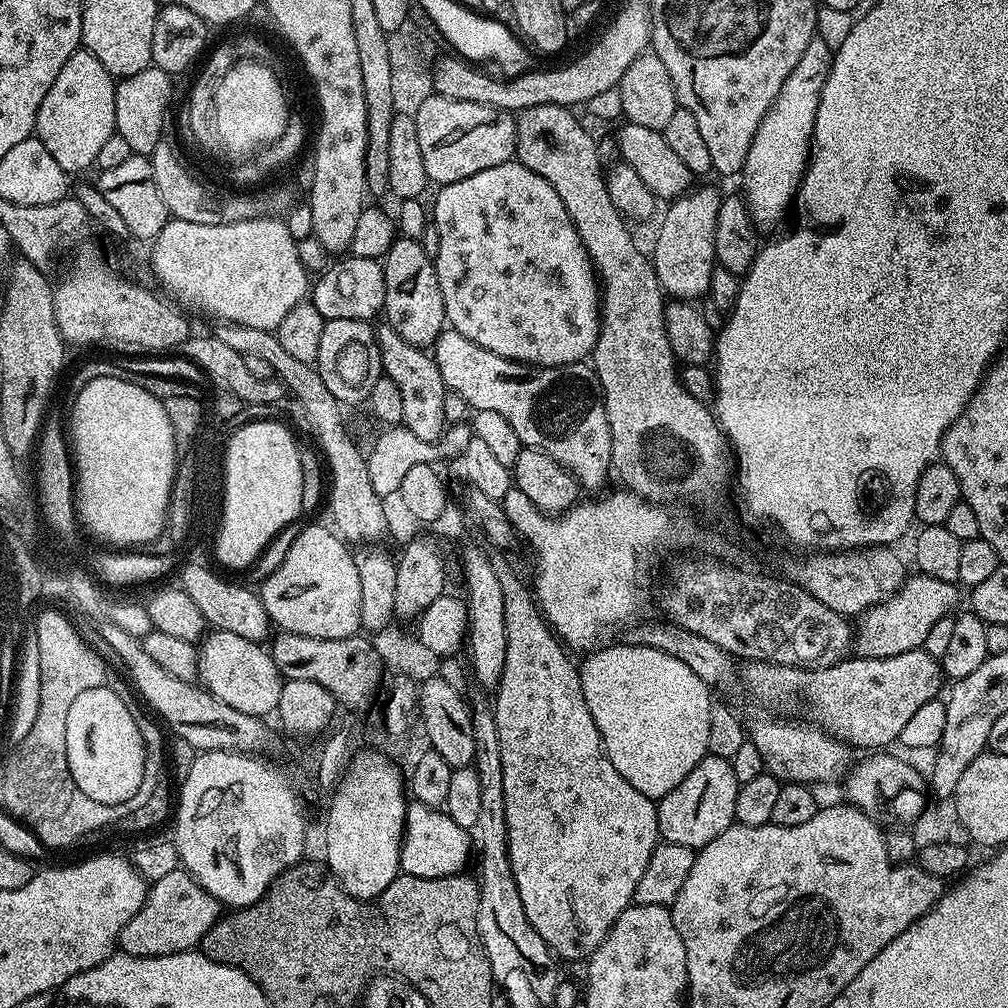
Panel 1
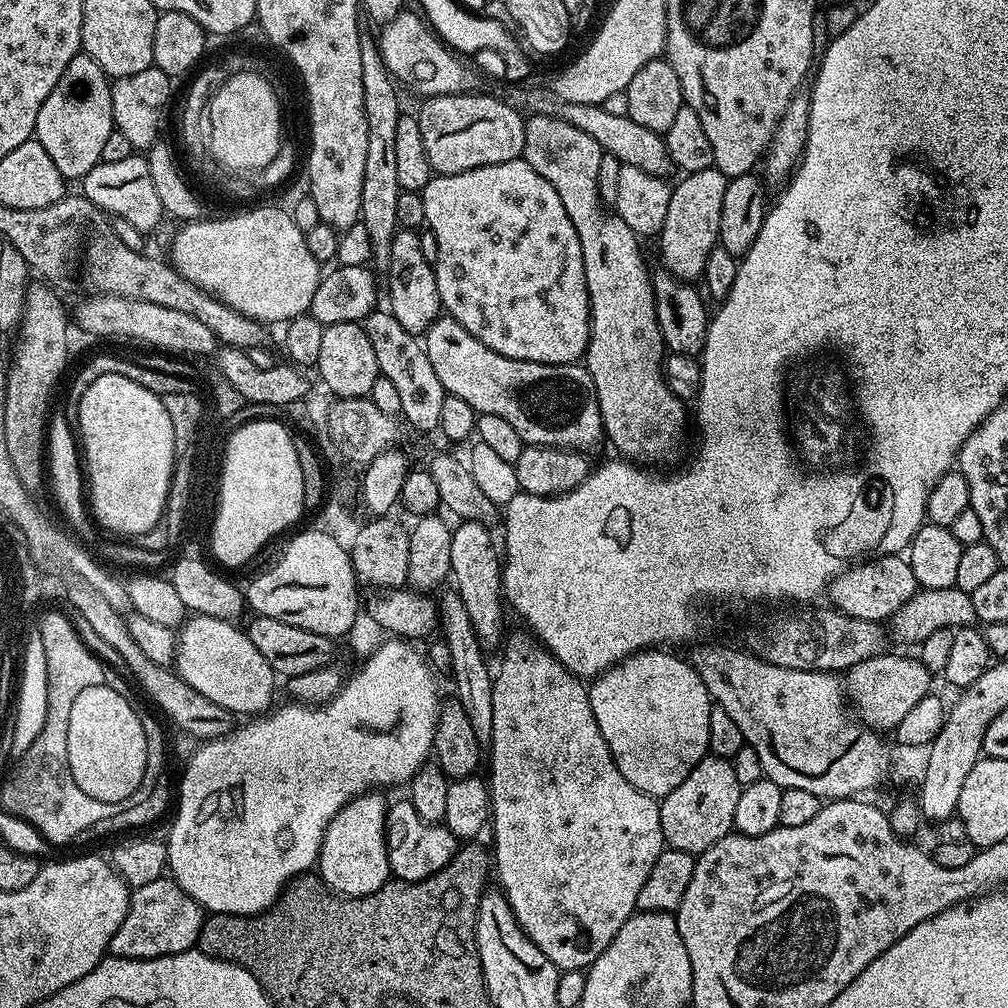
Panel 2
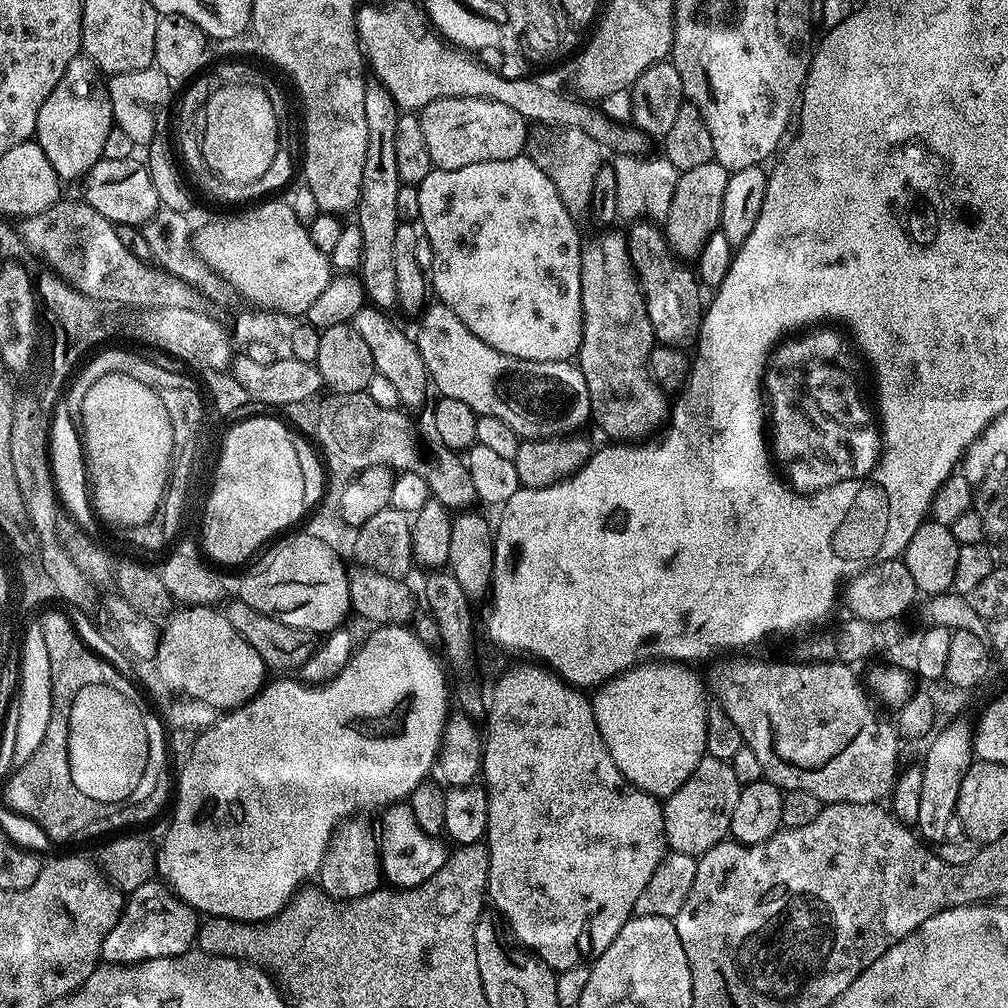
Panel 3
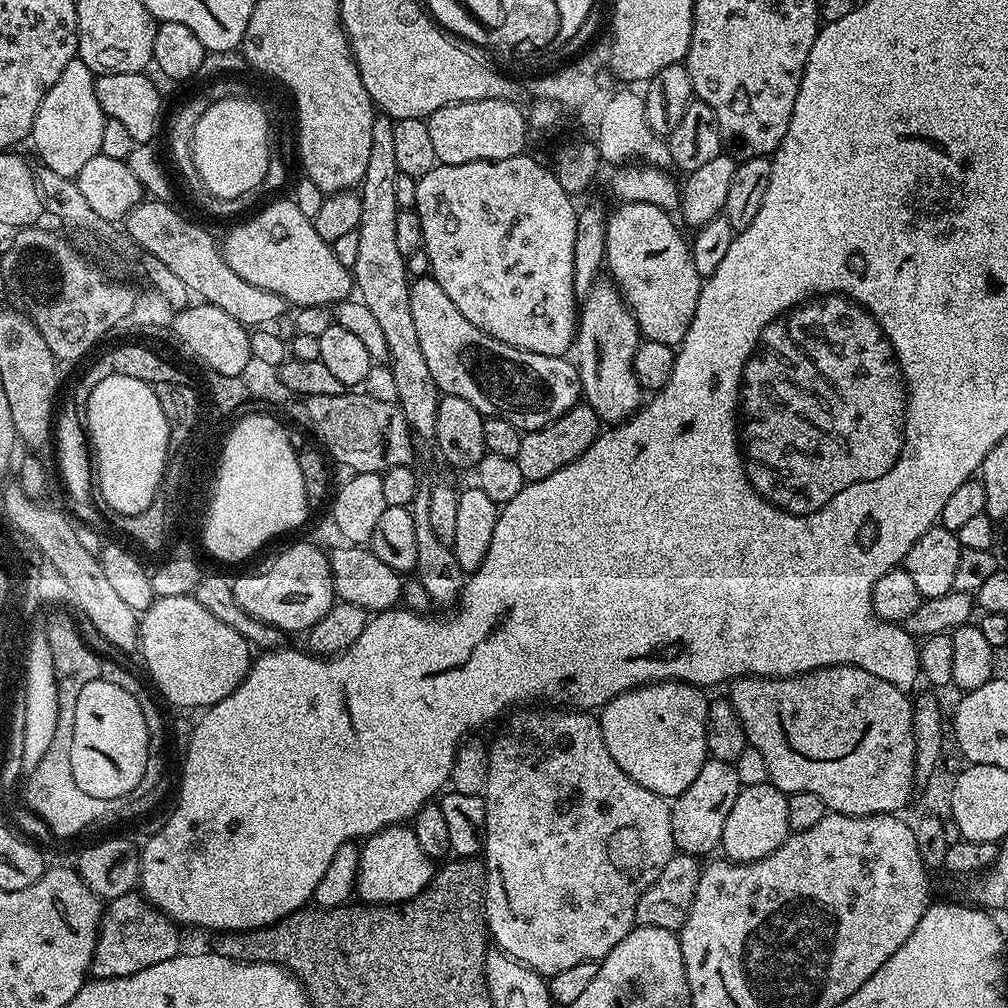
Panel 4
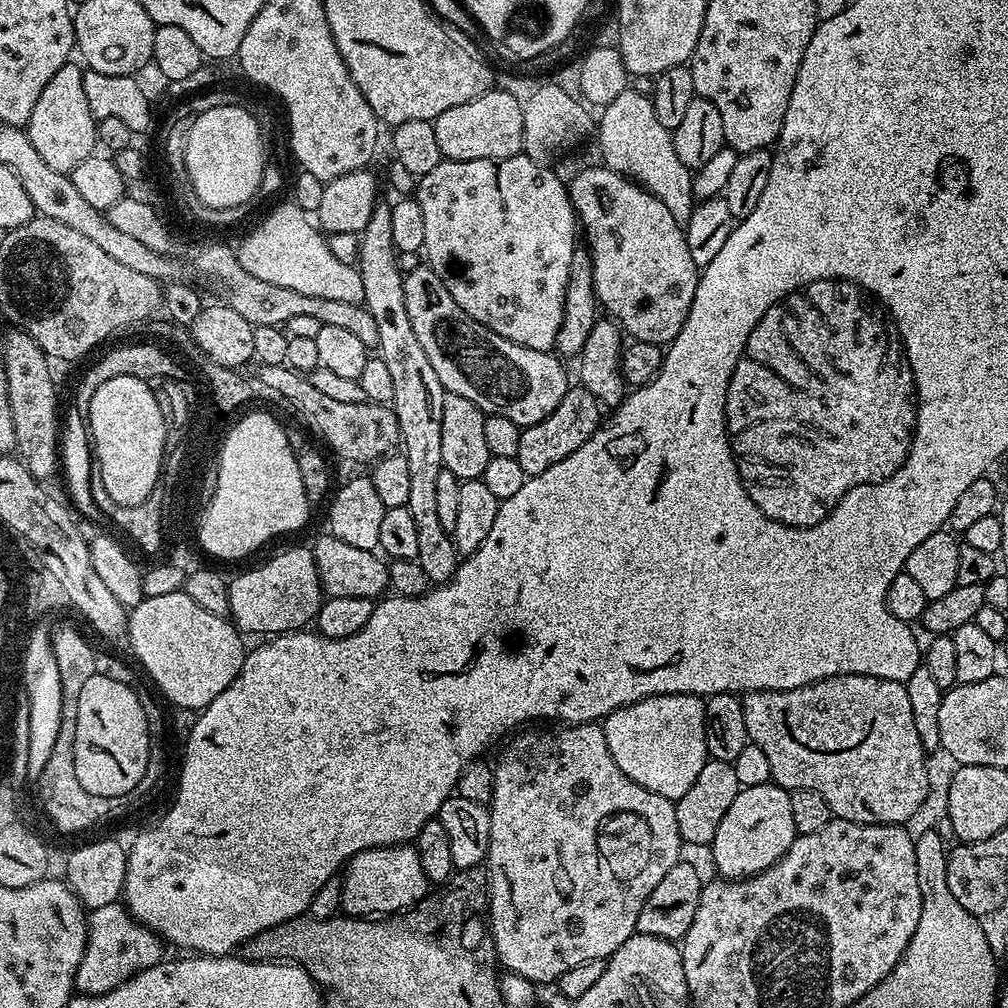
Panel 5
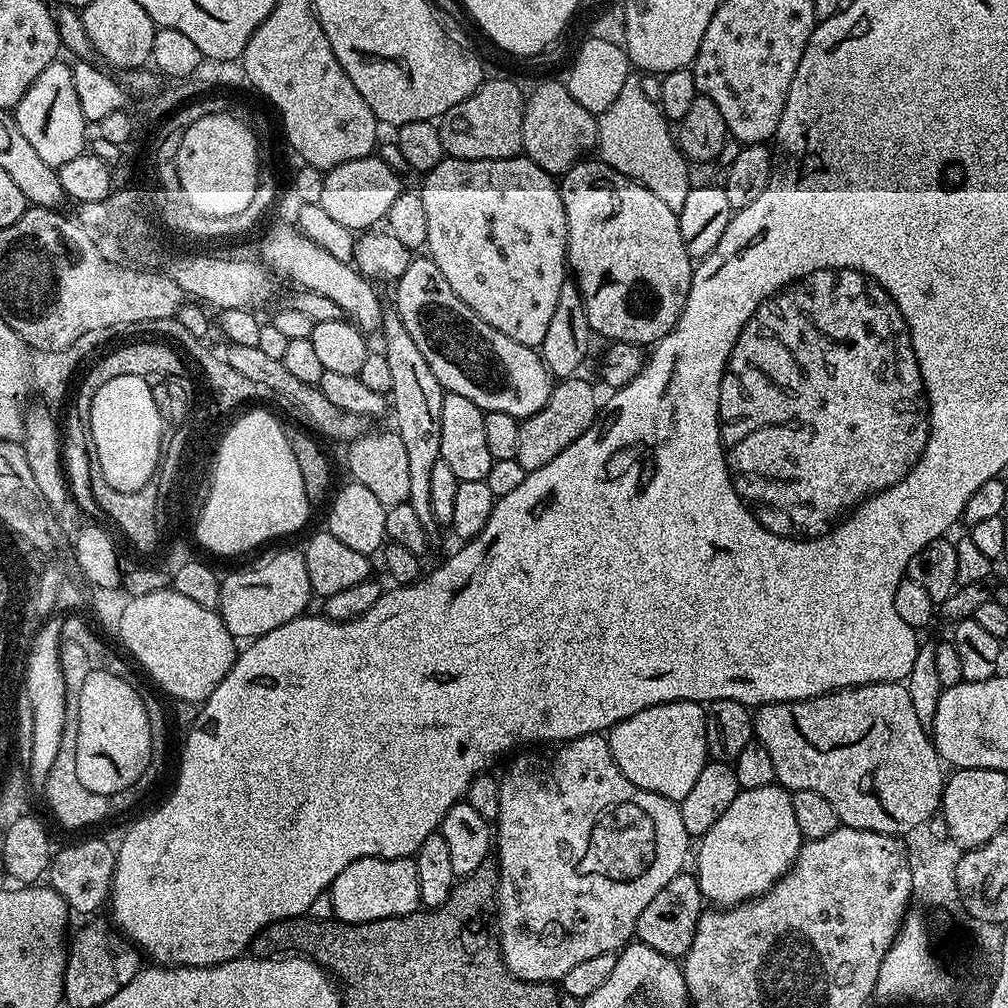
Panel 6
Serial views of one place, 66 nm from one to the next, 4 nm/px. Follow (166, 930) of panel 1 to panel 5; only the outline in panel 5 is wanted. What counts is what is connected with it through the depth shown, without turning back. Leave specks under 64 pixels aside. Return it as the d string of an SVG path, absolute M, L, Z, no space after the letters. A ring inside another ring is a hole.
M123 903L98 906L91 909L87 917L86 950L82 954L82 962L78 962L76 971L75 991L77 993L86 996L101 996L122 986L122 982L134 978L134 974L142 970L150 970L150 966L159 964L165 959L165 945L159 935L144 924L133 920L131 912Z

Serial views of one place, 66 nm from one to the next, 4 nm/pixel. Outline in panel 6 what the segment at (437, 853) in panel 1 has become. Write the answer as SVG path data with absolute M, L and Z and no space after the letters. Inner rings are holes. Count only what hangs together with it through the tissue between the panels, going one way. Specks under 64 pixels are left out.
M364 856L350 862L332 887L332 915L347 924L365 924L391 916L408 916L421 907L418 890L418 870L415 859L383 860L377 856Z

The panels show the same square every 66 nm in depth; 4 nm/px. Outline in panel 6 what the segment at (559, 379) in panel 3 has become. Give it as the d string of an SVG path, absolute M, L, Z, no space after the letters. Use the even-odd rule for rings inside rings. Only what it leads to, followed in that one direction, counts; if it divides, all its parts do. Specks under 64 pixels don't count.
M414 258L410 266L406 266L406 274L395 281L396 304L394 310L398 318L402 318L402 326L410 333L410 338L422 350L422 358L426 358L430 370L434 370L434 378L444 388L445 392L462 394L462 398L470 398L474 406L484 409L485 412L497 412L498 414L510 414L517 418L523 418L530 414L538 414L546 402L550 402L550 394L554 387L554 377L548 371L539 351L535 348L522 346L522 342L514 342L514 338L506 338L494 326L482 322L466 302L462 302L450 290L450 282L446 282L442 270L430 258Z

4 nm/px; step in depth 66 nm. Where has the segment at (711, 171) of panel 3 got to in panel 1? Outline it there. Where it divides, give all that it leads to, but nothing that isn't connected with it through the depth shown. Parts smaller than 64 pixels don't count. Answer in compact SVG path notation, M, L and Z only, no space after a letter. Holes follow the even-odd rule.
M696 186L667 205L668 213L656 232L656 245L650 251L650 259L660 287L669 297L696 302L700 295L707 293L710 274L717 267L714 230L721 199L722 192L718 189Z

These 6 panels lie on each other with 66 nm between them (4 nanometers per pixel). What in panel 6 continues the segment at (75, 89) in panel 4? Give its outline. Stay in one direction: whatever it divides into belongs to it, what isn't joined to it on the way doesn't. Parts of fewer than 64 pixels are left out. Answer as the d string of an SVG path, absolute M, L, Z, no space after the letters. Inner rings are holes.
M57 62L46 66L38 78L26 90L22 102L14 109L18 130L34 146L34 151L52 168L59 170L70 158L85 155L84 127L86 121L82 114L82 105L78 102L78 90L74 90L74 74L66 63Z

